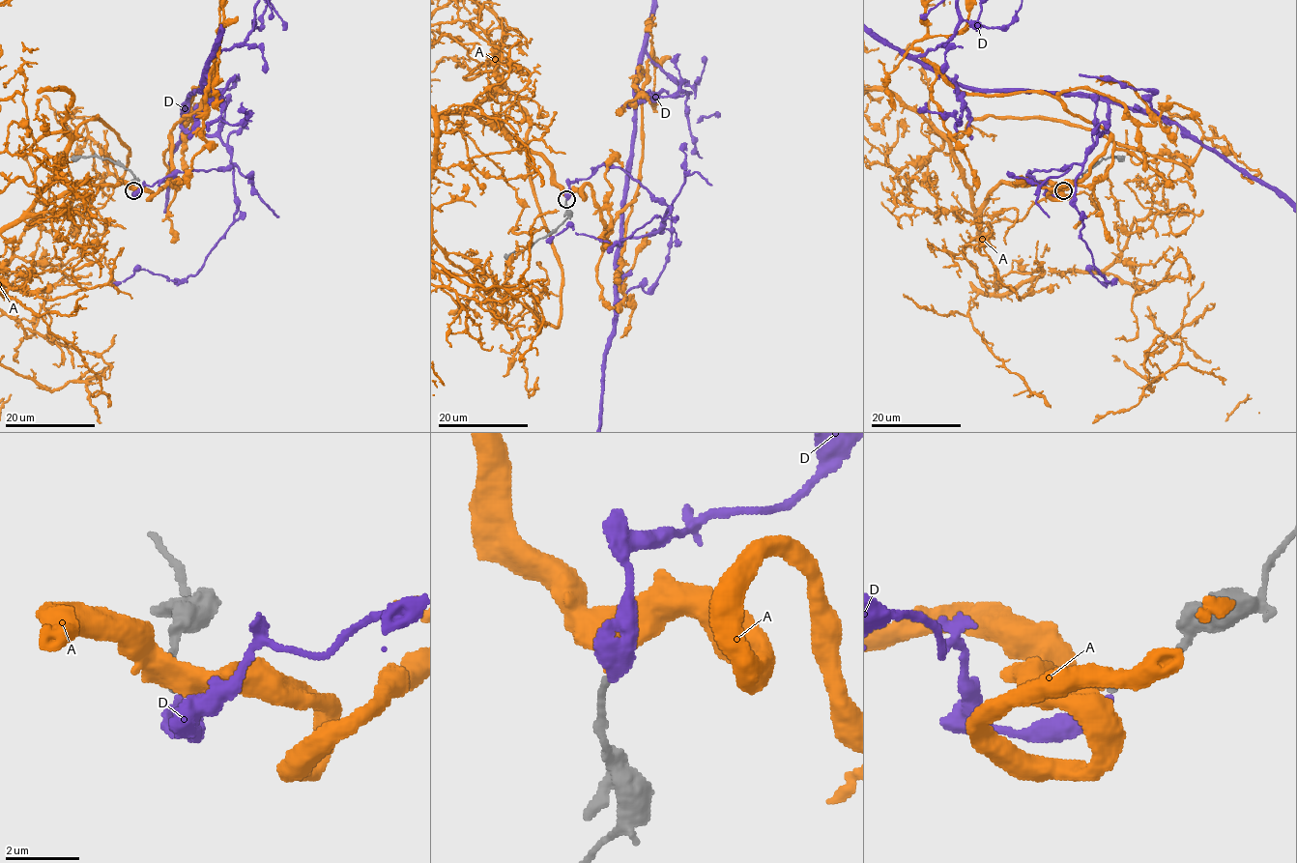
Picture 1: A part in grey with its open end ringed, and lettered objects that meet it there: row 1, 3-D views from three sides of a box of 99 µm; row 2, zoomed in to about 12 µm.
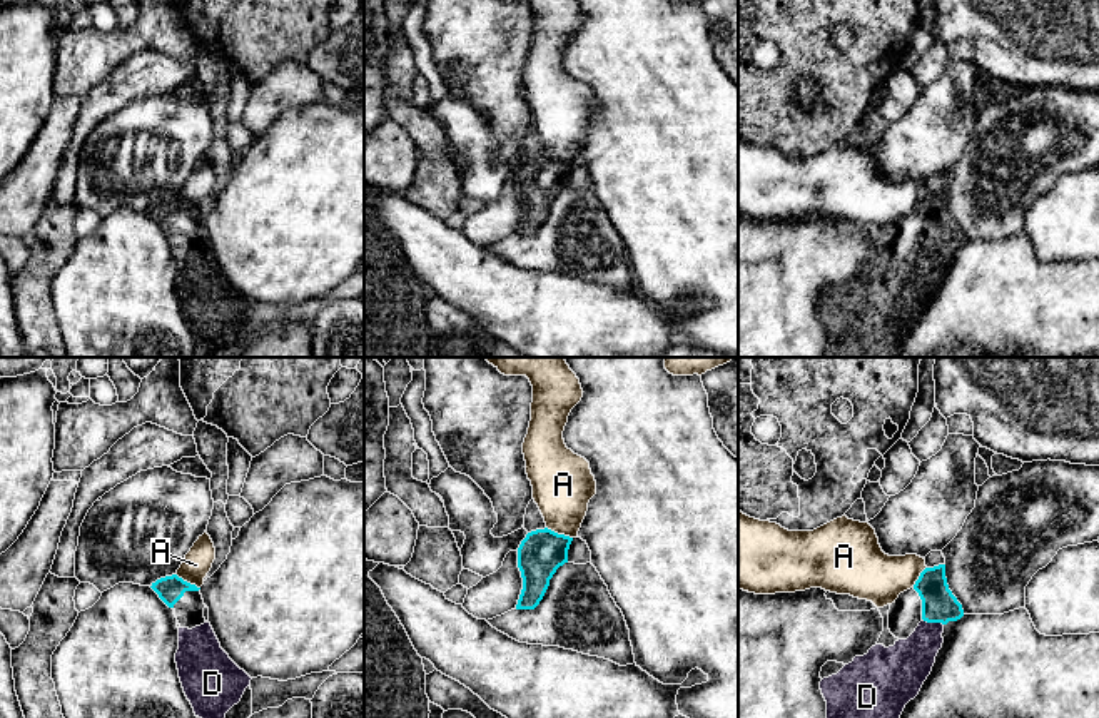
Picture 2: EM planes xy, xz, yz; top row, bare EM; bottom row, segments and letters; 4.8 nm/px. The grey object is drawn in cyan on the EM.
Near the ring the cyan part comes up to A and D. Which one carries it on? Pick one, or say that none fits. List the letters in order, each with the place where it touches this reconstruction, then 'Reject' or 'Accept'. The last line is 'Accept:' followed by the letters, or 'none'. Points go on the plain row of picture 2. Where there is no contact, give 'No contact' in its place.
A: Touches cyan at xz (560, 161). Reject
D: Touches cyan at yz (934, 247). Accept
Accept: D

